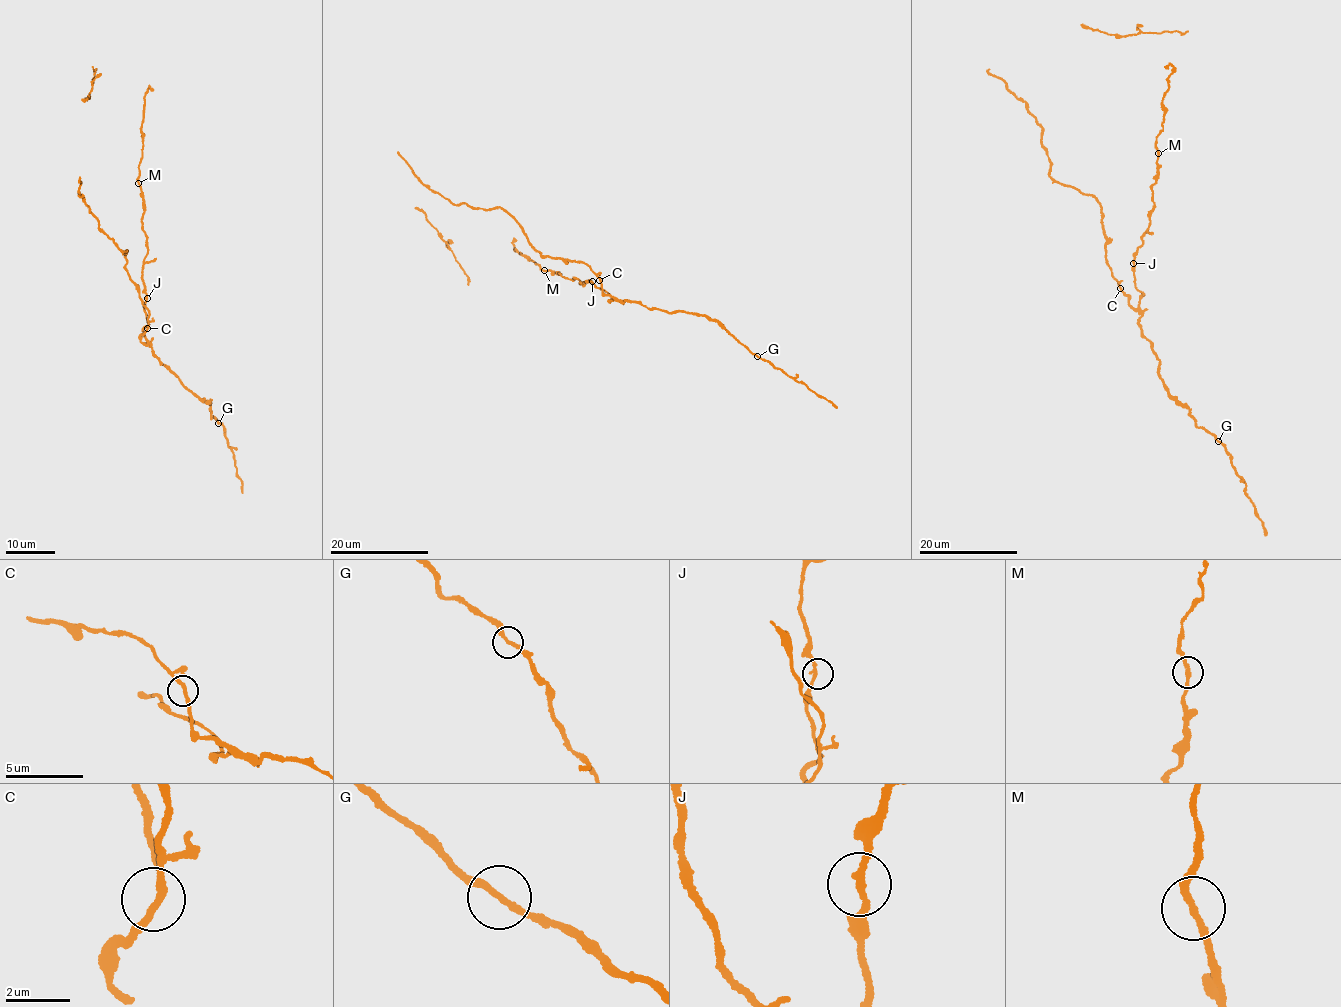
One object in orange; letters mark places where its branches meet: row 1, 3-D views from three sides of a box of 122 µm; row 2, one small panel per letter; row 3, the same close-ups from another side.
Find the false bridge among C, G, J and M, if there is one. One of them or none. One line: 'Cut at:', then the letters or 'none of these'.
Cut at: none of these

